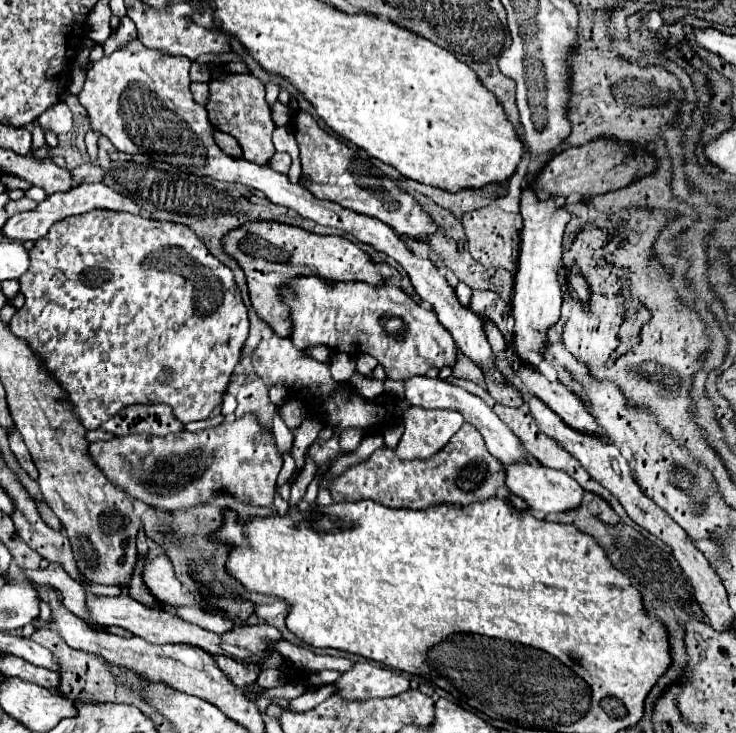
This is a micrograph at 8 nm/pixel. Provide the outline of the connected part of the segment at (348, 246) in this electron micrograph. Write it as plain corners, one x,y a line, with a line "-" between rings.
247,222
245,226
231,230
223,242
225,252
239,262
247,276
251,304
257,316
267,322
281,338
289,338
291,334
291,308
283,302
279,288
291,280
299,276
317,276
329,284
357,280
373,286
383,286
385,282
369,254
341,236
317,236
303,228
277,222

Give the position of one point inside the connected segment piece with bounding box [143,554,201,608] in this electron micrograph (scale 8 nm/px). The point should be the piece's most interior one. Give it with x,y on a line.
158,576

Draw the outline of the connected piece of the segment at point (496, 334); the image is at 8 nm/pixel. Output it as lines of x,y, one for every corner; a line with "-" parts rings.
485,322
483,324
483,328
485,328
485,334
487,334
487,340
489,340
489,344
491,344
491,348
493,348
493,352
505,352
505,340
503,340
503,336
501,336
501,332
491,324
491,322

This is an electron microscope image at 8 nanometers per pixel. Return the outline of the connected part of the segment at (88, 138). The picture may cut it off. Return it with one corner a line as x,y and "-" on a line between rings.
89,130
85,135
85,145
90,156
90,161
94,162
97,159
98,147
97,142
101,134
98,132
93,132

